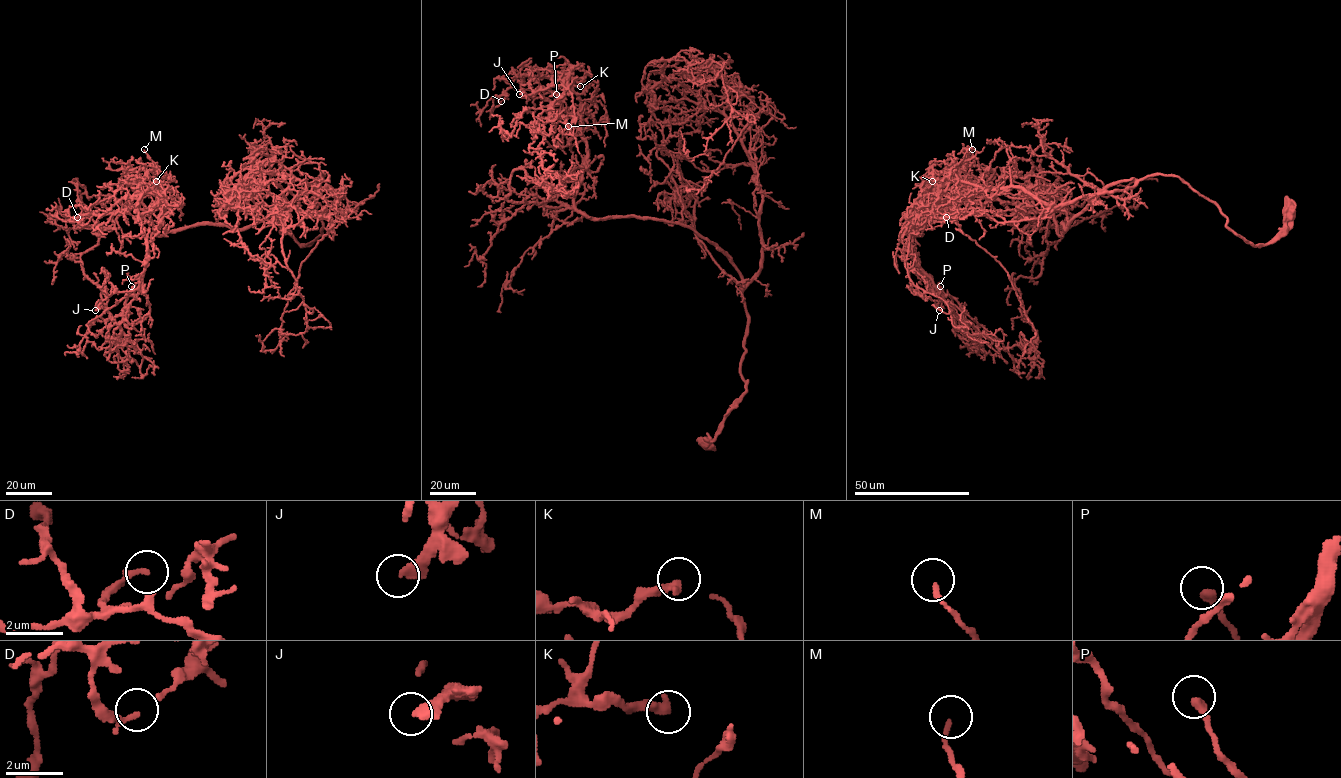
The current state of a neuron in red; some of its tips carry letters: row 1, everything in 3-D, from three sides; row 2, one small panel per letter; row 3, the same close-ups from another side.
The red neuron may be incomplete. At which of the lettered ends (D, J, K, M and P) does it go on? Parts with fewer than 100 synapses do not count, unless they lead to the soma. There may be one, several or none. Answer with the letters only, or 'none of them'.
J

